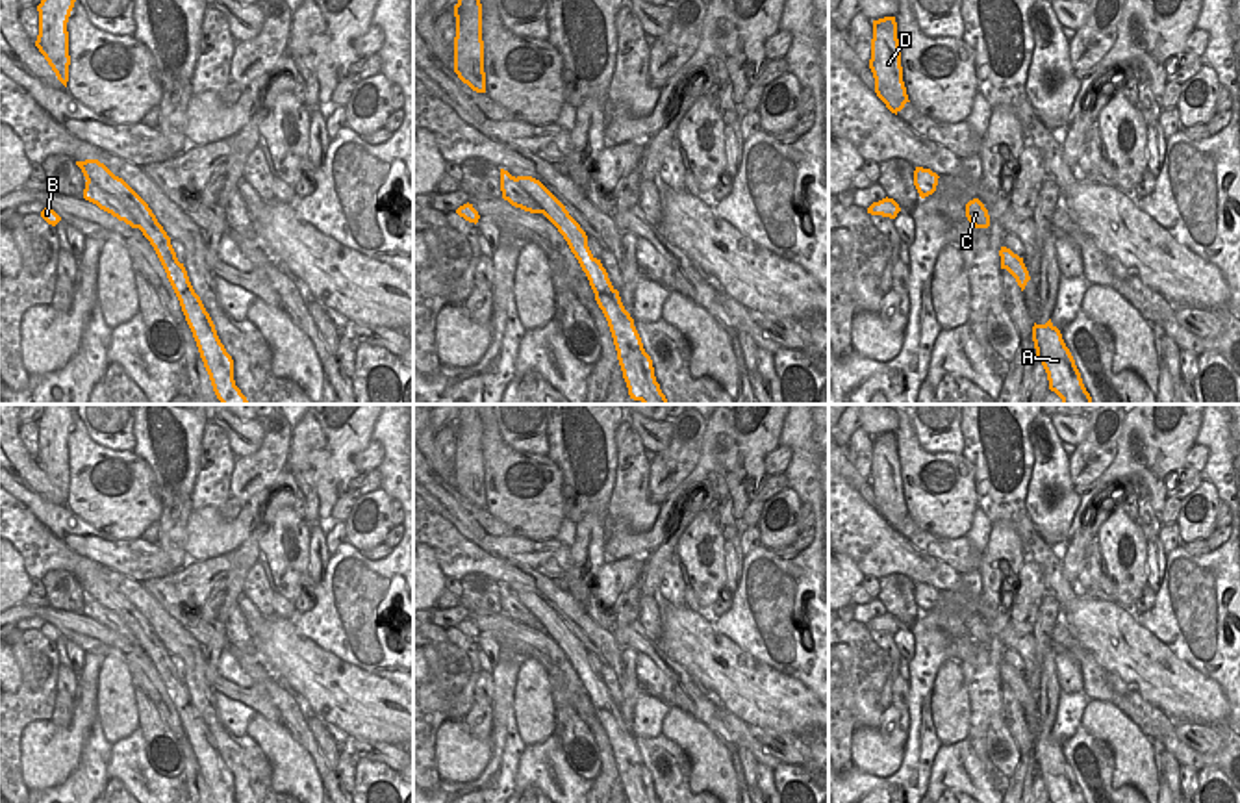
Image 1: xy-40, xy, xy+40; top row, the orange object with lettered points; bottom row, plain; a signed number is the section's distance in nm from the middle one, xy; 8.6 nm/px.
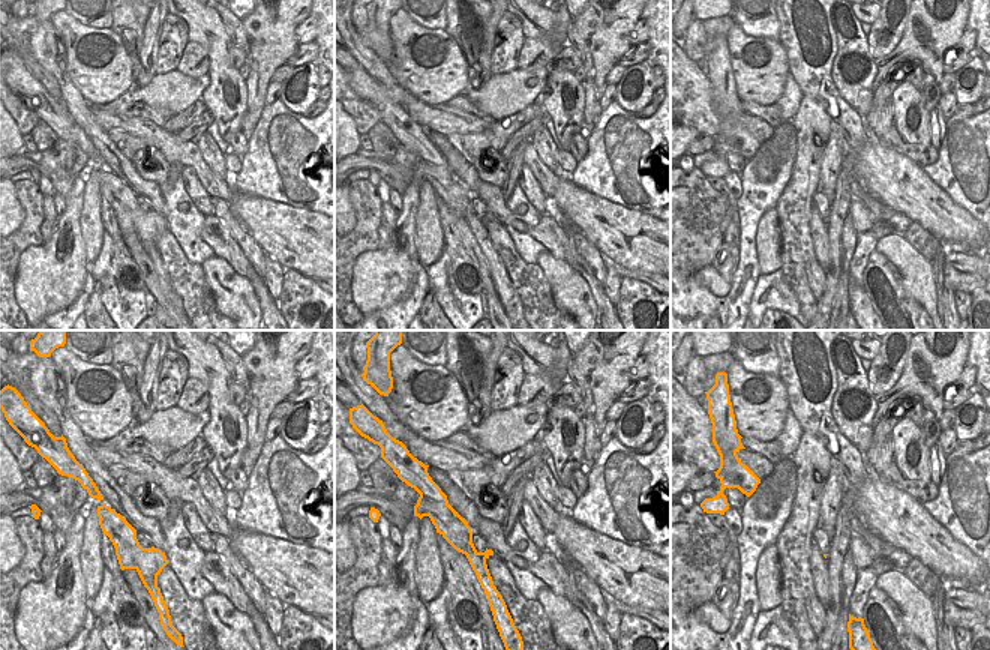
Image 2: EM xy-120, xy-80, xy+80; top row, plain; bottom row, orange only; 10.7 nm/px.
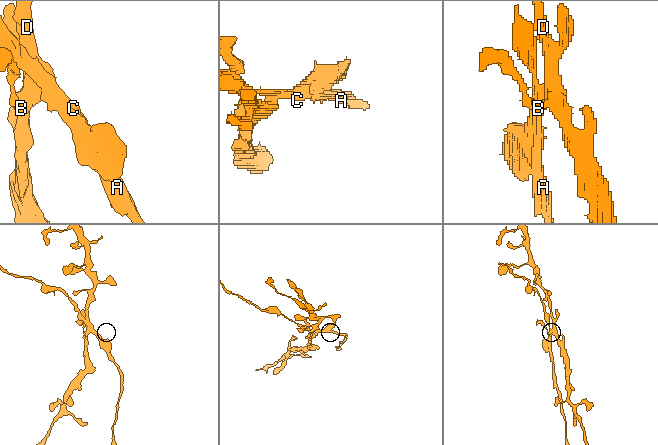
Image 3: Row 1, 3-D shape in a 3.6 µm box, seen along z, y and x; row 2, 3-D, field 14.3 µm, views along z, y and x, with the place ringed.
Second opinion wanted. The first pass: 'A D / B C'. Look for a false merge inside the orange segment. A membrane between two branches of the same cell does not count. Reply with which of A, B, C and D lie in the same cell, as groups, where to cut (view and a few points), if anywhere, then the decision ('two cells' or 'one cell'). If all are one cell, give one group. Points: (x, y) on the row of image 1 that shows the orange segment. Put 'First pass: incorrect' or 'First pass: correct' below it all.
A C / B D | xy (519, 180), (518, 188), (503, 191) | two cells
First pass: incorrect

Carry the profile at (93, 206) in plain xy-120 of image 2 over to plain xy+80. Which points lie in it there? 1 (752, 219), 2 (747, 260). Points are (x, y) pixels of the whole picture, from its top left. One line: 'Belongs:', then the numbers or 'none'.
Belongs: none

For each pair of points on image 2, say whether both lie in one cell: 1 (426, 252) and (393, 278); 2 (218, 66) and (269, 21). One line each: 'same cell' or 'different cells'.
1: different cells
2: different cells

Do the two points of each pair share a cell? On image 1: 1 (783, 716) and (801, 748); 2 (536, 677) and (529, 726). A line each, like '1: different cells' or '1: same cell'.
1: different cells
2: same cell

